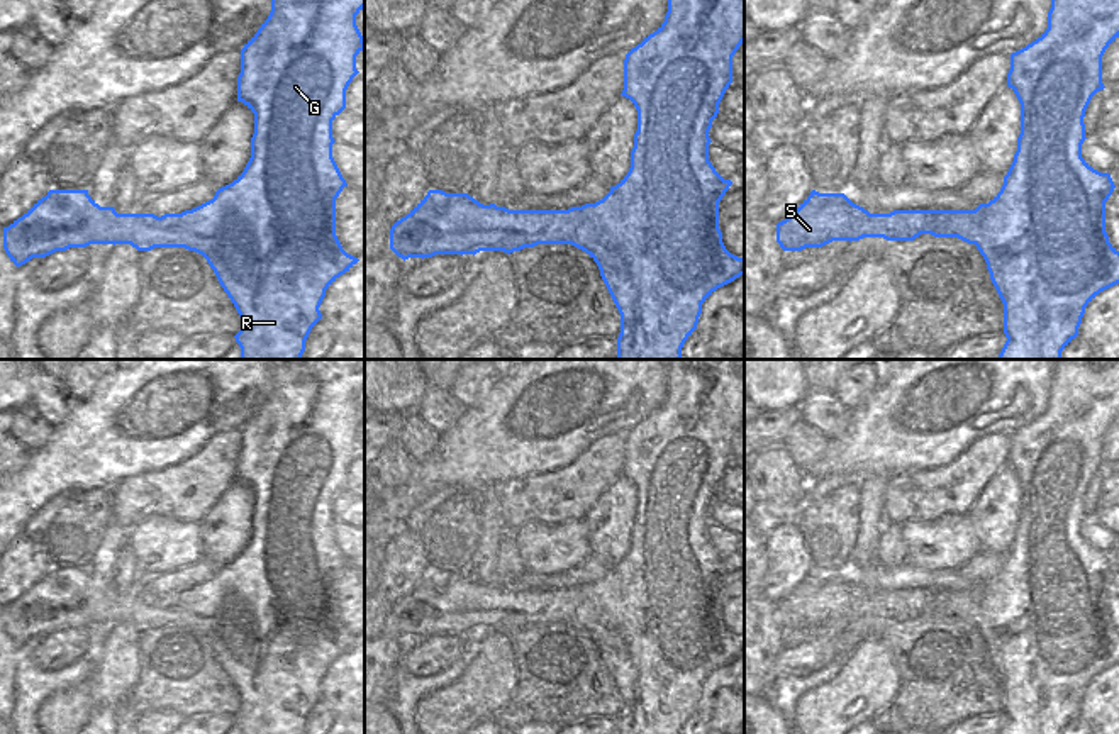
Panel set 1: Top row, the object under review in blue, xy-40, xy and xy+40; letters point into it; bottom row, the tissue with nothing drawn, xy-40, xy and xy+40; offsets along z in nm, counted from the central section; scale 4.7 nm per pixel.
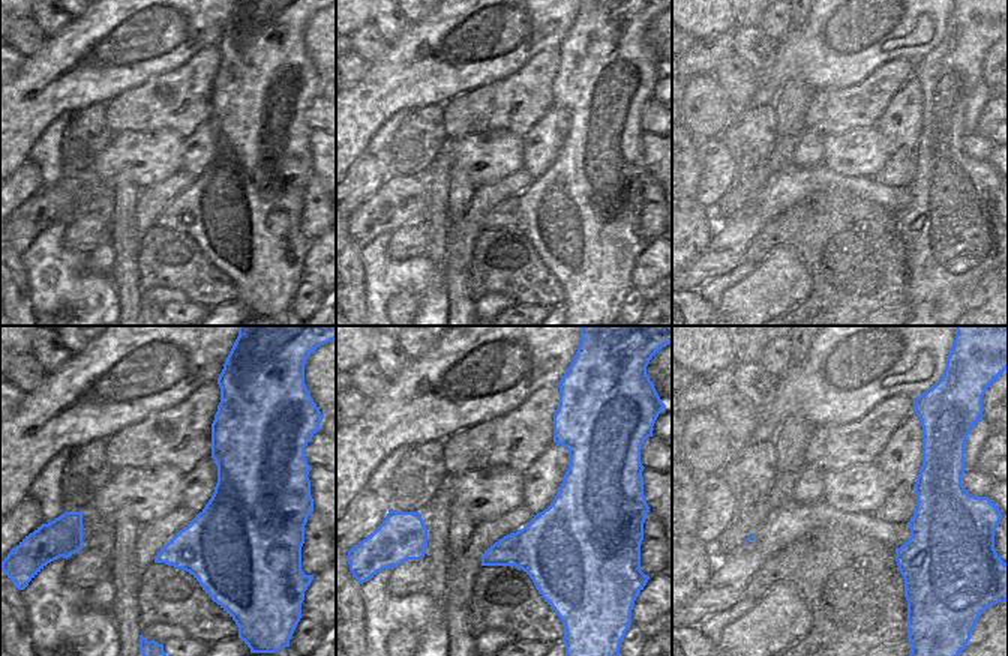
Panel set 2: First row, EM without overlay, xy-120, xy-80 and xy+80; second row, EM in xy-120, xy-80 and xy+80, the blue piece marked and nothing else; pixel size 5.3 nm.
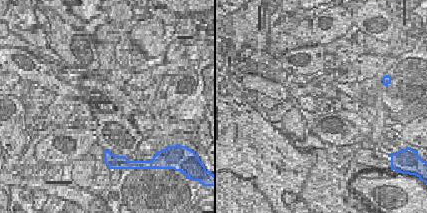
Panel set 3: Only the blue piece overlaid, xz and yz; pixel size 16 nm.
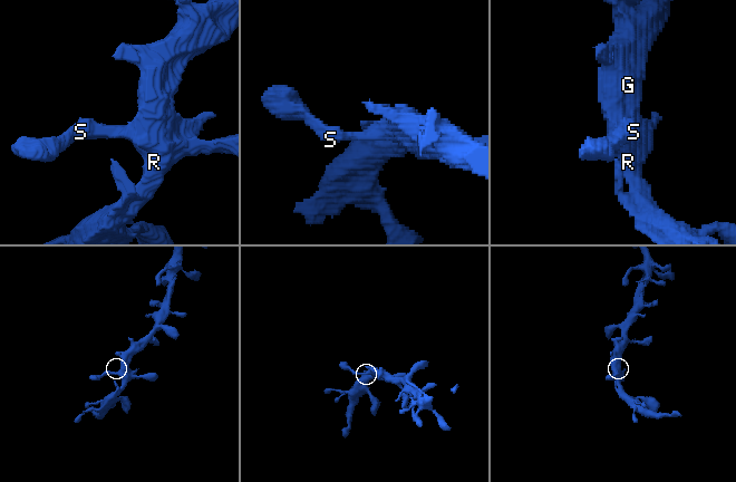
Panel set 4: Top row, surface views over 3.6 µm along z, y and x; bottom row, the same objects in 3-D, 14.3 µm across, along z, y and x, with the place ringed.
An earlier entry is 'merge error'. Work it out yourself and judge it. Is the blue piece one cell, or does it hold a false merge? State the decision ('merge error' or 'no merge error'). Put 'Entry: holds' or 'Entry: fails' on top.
Entry: fails
no merge error

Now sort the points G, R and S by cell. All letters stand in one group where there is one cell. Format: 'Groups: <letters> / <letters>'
Groups: G R S.

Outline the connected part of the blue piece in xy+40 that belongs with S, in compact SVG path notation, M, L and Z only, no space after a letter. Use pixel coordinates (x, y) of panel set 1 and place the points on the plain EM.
M1055 359L1051 375L1051 388L1048 392L1048 409L1031 424L1010 434L1010 449L1007 453L1007 466L1014 470L1021 483L1021 514L1017 517L1017 531L1014 541L1004 556L1000 571L988 581L980 583L975 590L894 590L890 593L870 593L863 587L853 583L844 573L819 573L816 570L782 602L777 603L777 622L783 631L802 631L805 627L822 627L832 620L860 620L863 617L883 617L887 620L914 620L921 614L934 617L958 617L968 624L975 624L987 642L990 659L1004 683L1004 714L1007 717L1000 734L1061 734L1061 731L1078 715L1078 707L1085 693L1085 687L1104 670L1119 663L1119 631L1109 622L1105 612L1105 581L1112 575L1116 564L1109 553L1094 549L1082 537L1082 524L1085 517L1085 490L1092 476L1104 470L1102 463L1102 436L1105 429L1119 417L1119 359Z

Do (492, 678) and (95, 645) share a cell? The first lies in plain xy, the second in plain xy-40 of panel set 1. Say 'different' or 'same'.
different

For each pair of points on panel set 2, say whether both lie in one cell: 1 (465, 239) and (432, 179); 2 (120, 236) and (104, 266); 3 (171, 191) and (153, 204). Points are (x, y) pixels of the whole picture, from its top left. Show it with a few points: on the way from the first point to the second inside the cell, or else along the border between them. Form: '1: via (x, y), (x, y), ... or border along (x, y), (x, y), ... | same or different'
1: border along (452, 222), (446, 234), (444, 257) | different
2: border along (108, 242), (114, 252), (110, 273) | different
3: via (167, 191), (158, 200) | same

